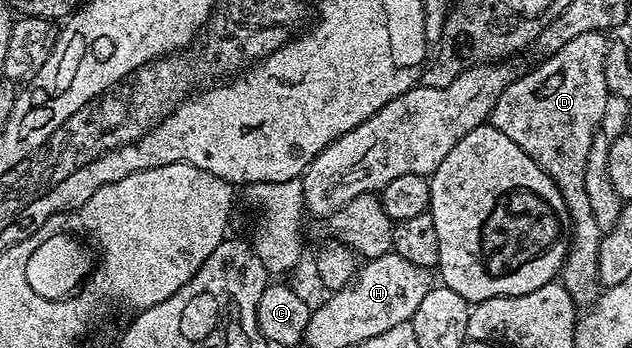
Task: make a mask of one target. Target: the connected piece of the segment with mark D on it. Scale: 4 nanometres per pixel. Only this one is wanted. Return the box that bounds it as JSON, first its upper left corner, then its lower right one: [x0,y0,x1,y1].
[490,30,610,308]

